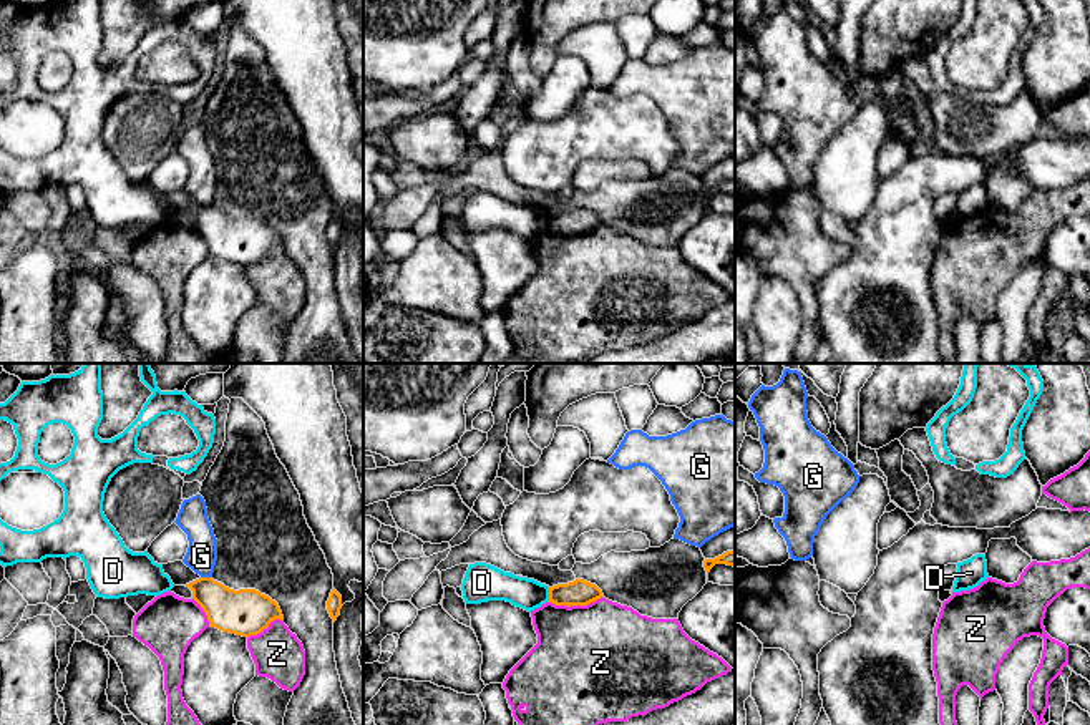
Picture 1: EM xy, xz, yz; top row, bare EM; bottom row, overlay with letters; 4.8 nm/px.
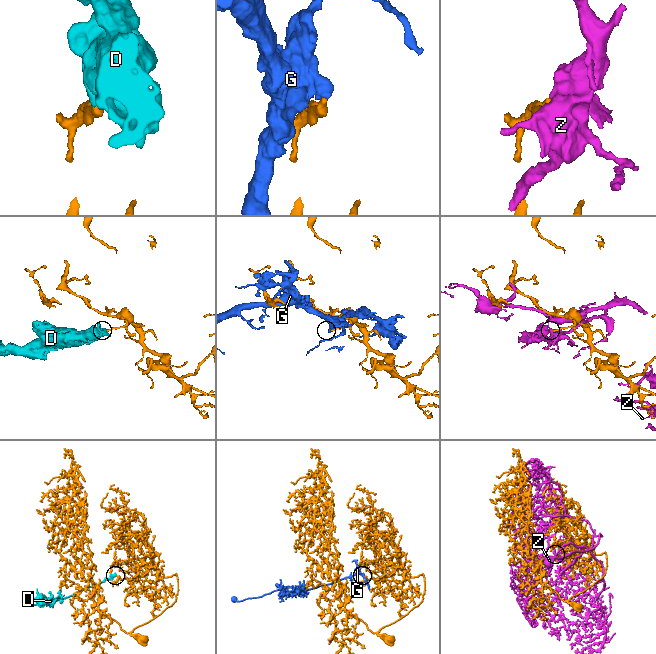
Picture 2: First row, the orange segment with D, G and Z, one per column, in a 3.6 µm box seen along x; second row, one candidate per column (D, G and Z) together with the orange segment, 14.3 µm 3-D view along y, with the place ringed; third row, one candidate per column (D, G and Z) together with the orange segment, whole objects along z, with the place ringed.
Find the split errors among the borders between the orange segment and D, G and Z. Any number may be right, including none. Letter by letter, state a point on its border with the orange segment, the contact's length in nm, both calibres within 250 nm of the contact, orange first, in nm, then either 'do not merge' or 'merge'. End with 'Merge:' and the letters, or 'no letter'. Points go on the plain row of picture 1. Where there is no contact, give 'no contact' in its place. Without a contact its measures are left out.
D: contact xz (549, 223); length 70 nm; calibres 130 and 150 nm; do not merge
G: contact xy (206, 206); length 60 nm; calibres 220 and 150 nm; do not merge
Z: contact xz (574, 233); length 260 nm; calibres 130 and 480 nm; do not merge
Merge: no letter

